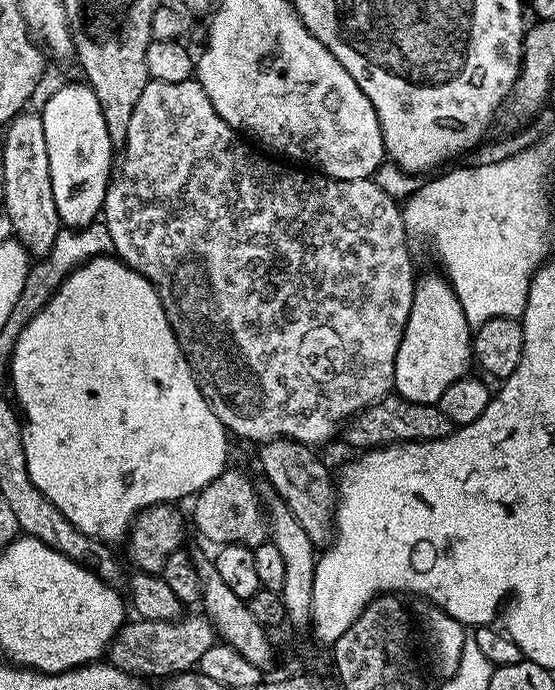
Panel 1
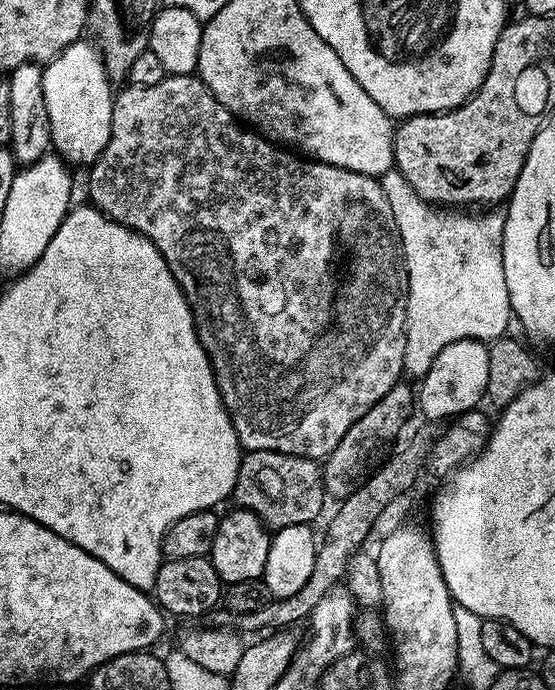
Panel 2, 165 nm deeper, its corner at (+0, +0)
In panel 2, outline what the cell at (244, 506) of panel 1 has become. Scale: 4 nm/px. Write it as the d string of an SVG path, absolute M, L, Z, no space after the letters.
M274 450L245 451L240 457L234 500L250 510L269 529L283 530L286 526L311 525L324 508L324 474L321 465L305 456L291 456Z

